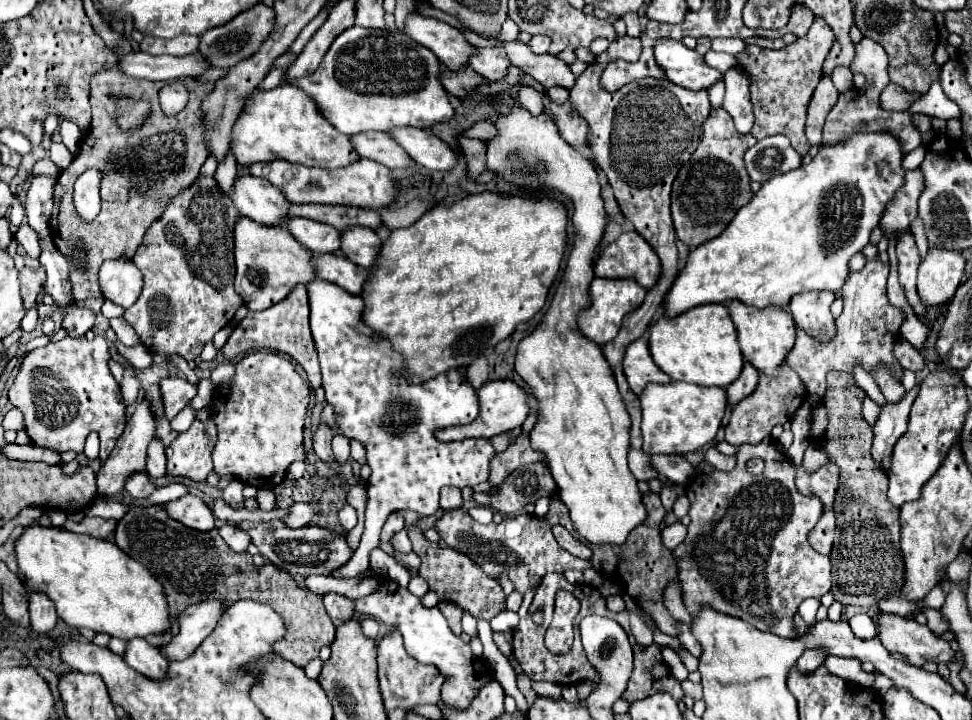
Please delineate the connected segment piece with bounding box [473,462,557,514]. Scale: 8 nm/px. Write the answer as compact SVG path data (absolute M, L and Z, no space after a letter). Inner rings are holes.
M535 462L511 472L495 496L475 494L473 500L483 506L493 506L501 514L507 514L521 512L525 504L537 502L541 496L553 496L555 492L557 486L549 474L549 468L543 462Z

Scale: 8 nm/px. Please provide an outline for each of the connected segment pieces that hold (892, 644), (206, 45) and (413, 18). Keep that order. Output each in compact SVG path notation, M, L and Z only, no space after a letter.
M879 612L877 624L877 638L883 642L883 646L891 652L905 654L913 666L921 666L925 660L949 662L953 656L949 642L935 636L925 624L919 624L917 620Z
M263 2L255 4L251 10L245 10L245 12L237 14L229 22L207 30L201 36L201 44L199 44L197 52L209 62L211 68L229 70L229 68L237 66L241 60L251 58L261 48L261 44L273 32L273 24L275 24L275 10L271 6L267 6L267 4L263 4Z
M417 10L409 12L403 32L413 38L413 42L429 48L445 66L465 66L469 52L473 52L473 46L457 28L431 16L423 16Z

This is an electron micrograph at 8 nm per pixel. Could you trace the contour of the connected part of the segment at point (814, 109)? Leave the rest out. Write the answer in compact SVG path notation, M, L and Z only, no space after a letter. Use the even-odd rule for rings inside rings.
M823 76L821 82L815 88L815 94L807 108L807 124L805 124L805 136L809 146L819 146L823 140L823 124L831 108L835 106L839 98L837 88L833 86L829 76Z

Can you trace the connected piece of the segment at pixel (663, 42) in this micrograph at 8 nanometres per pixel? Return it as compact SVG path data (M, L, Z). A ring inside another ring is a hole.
M661 38L655 42L653 52L667 78L689 90L709 88L713 82L723 78L717 70L703 62L703 56L697 50L687 48L681 40Z

